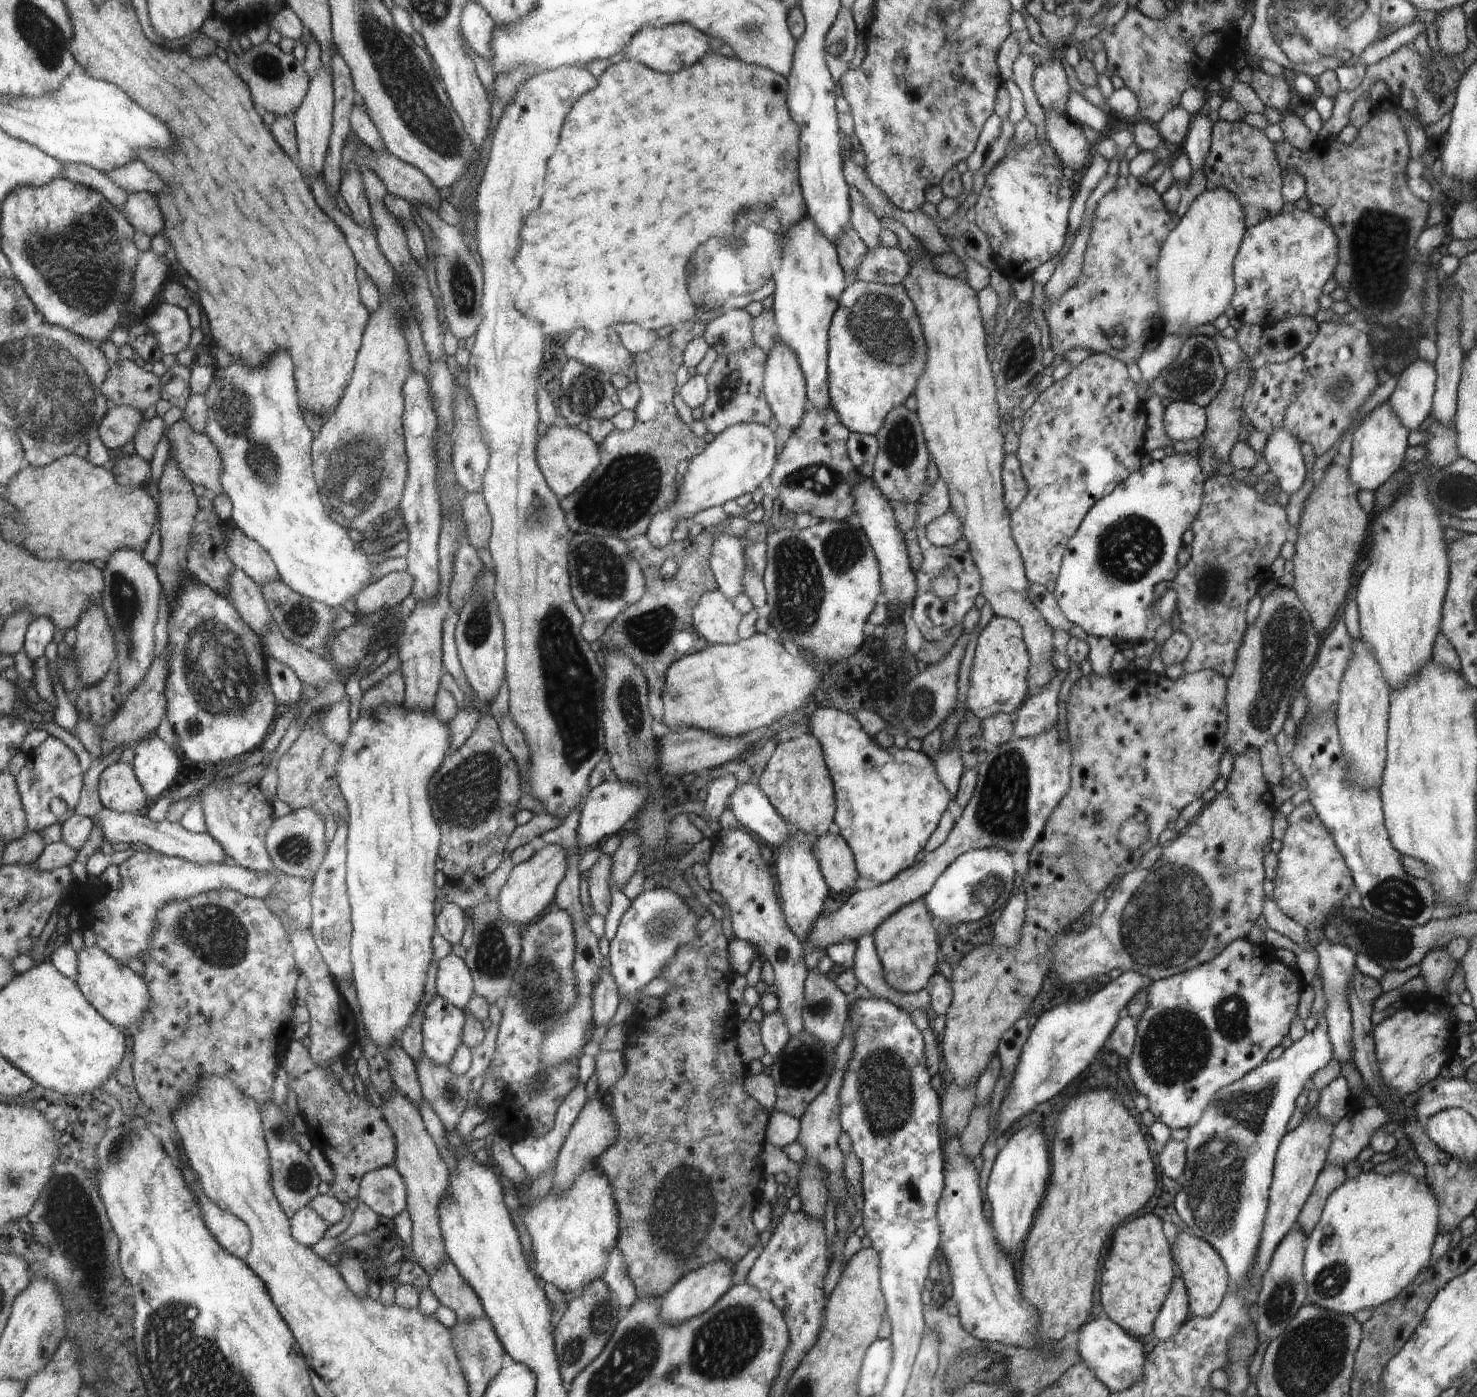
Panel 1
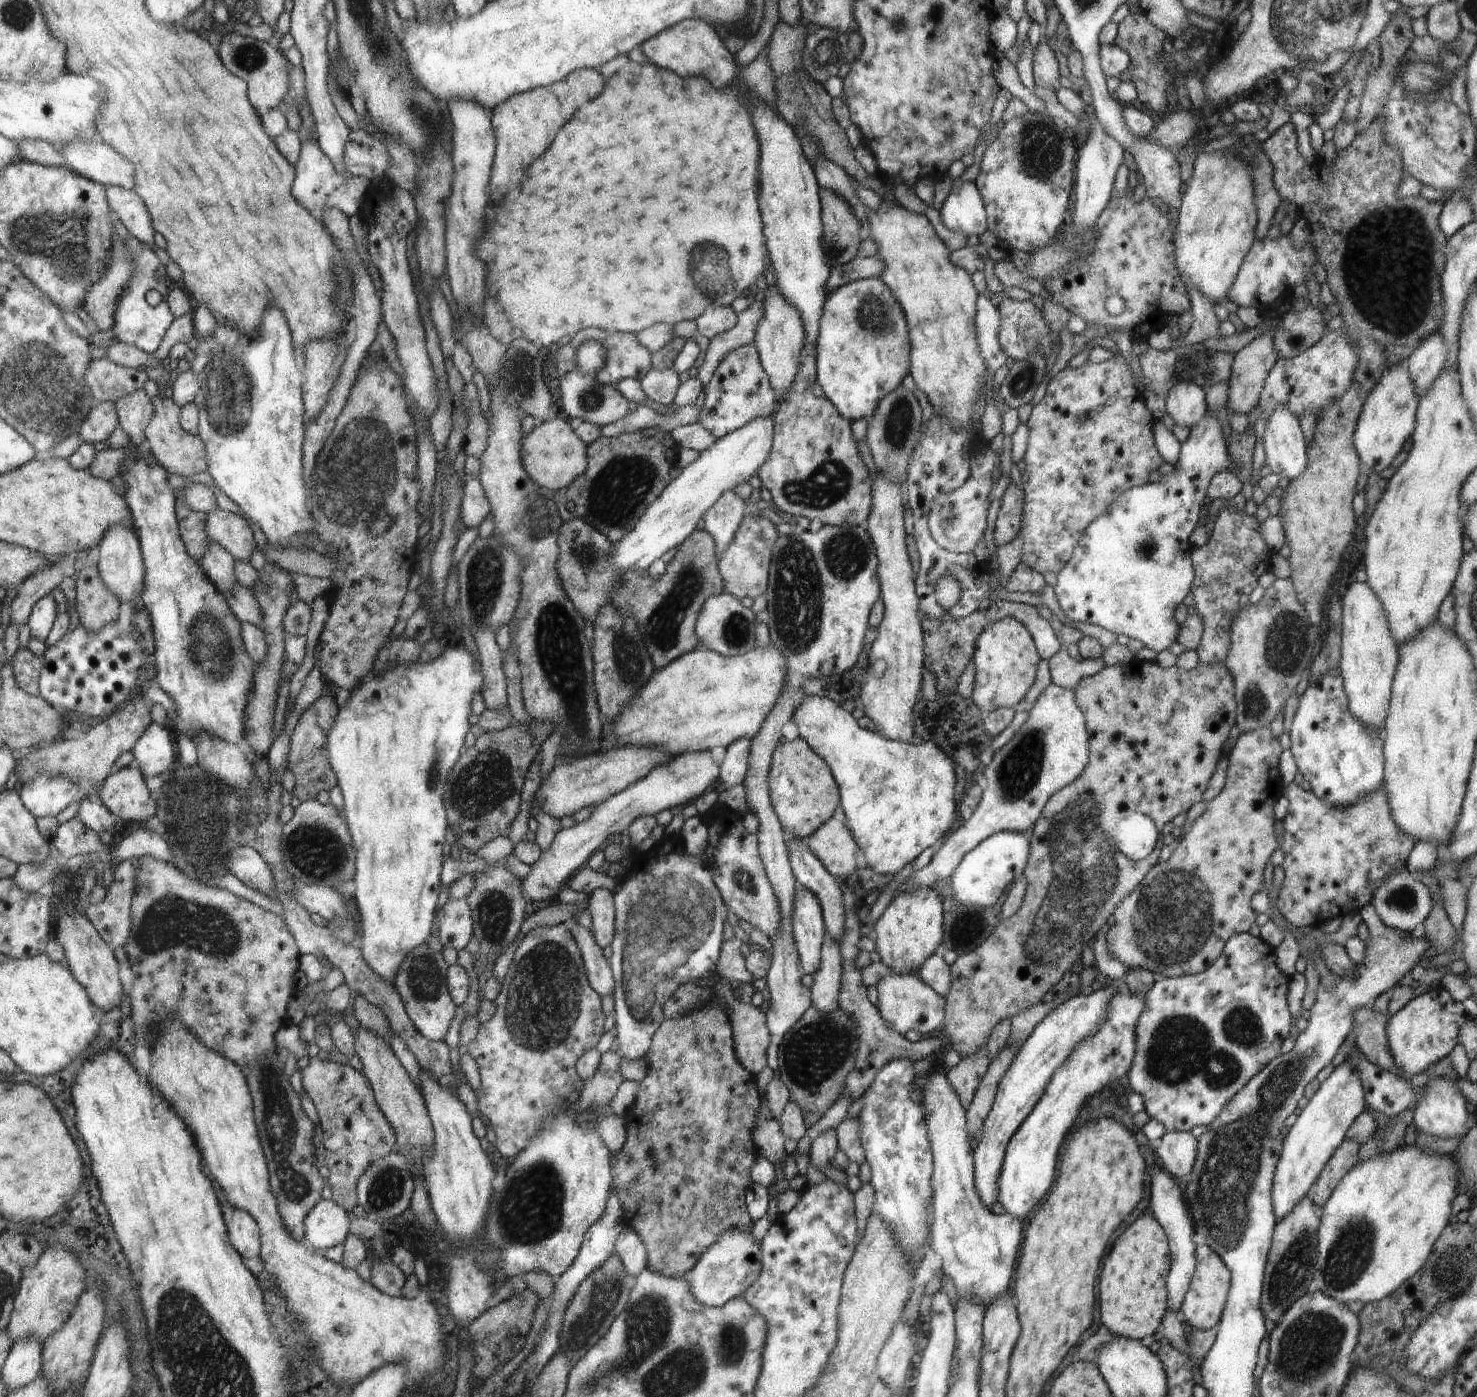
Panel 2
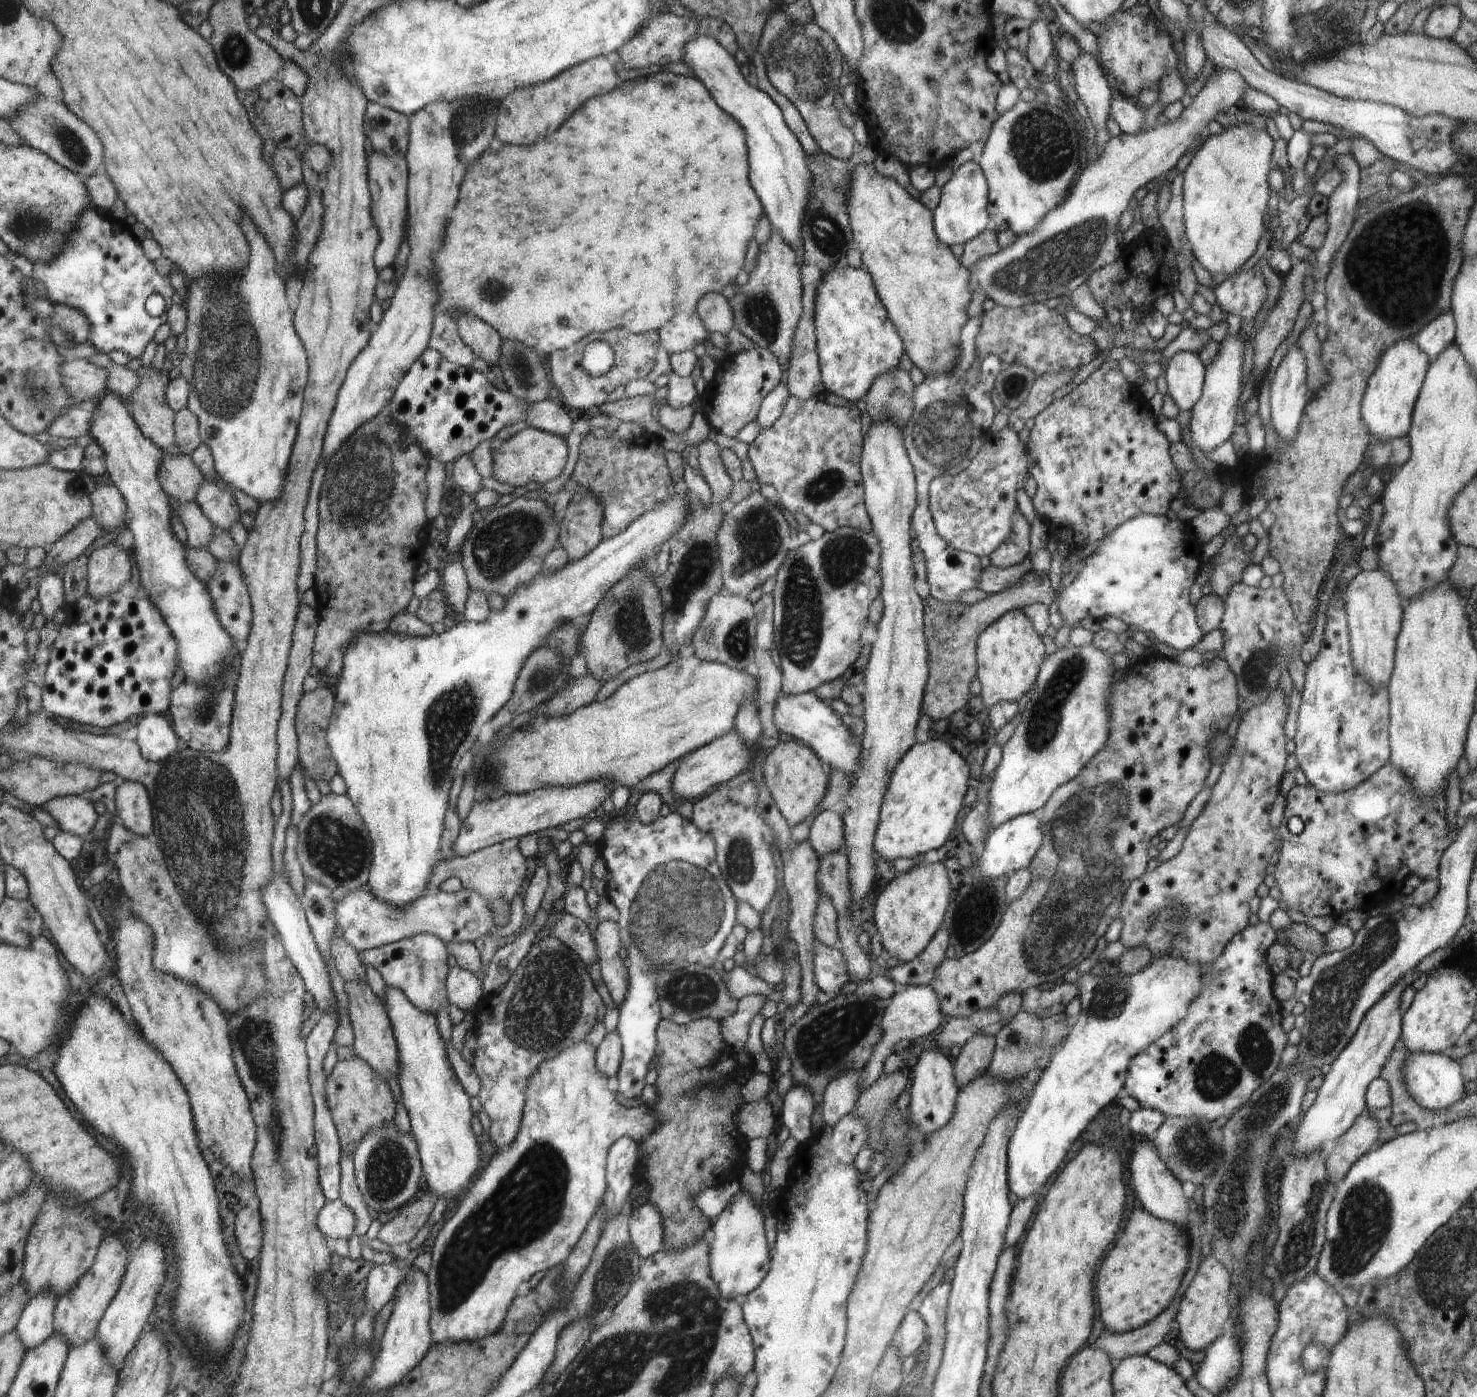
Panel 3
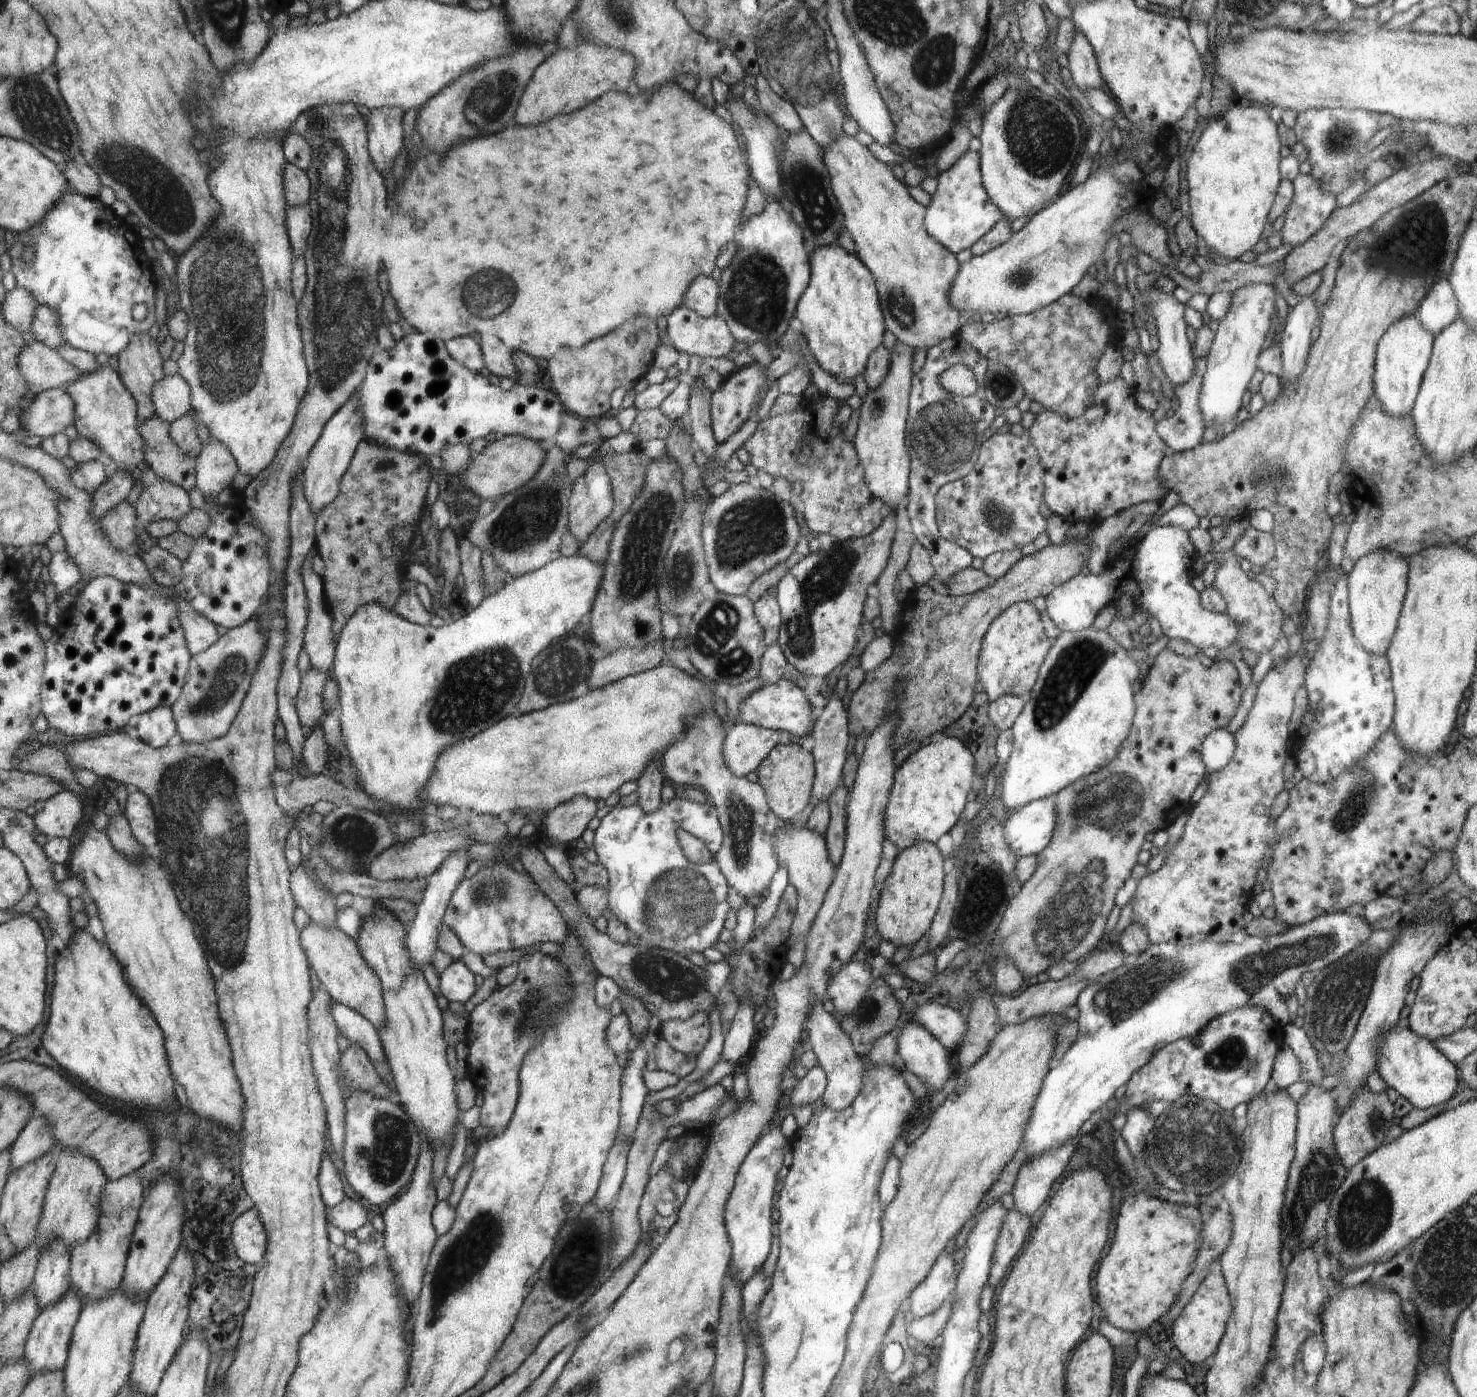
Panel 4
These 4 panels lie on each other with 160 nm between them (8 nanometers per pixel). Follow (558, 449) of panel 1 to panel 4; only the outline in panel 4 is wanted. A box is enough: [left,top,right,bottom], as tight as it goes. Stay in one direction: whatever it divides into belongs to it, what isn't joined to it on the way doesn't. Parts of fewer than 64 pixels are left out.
[454,435,546,501]

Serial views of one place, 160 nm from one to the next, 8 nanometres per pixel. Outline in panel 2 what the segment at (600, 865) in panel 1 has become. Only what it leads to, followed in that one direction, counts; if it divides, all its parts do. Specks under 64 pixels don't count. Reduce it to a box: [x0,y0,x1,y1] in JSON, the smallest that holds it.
[588,890,615,948]

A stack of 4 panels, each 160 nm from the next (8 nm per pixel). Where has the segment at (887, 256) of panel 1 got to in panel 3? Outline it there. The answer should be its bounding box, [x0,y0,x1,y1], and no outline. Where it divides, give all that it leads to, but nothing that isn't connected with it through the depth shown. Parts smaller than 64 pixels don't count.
[785,263,827,400]

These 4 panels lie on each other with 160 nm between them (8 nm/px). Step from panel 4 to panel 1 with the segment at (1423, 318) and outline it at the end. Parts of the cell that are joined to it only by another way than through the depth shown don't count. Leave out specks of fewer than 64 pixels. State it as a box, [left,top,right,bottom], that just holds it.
[1388,358,1436,432]

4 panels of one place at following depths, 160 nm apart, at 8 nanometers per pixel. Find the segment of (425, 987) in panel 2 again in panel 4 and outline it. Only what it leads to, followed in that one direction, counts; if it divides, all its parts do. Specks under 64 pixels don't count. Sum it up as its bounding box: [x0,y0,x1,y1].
[407,851,470,972]

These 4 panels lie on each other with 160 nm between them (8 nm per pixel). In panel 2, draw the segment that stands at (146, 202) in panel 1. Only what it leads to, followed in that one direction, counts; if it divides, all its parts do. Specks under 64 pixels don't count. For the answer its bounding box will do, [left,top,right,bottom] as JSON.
[109,186,157,250]

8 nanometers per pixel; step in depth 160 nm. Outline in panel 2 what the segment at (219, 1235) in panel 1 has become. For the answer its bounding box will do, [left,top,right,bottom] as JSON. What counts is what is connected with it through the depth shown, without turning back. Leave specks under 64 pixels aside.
[228,1210,261,1259]

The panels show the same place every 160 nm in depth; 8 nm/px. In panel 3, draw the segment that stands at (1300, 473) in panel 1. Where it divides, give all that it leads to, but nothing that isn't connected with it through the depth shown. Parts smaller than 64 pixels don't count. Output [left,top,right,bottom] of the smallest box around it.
[1270,343,1308,444]

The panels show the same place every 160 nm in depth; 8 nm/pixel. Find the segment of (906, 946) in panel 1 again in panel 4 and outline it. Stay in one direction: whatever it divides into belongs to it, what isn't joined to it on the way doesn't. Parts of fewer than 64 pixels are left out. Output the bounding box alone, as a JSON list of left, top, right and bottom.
[876,841,945,946]

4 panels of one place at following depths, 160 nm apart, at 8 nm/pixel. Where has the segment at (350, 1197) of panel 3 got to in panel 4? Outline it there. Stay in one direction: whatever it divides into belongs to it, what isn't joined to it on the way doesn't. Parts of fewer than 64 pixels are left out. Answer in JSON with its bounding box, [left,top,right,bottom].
[308,984,345,1164]

